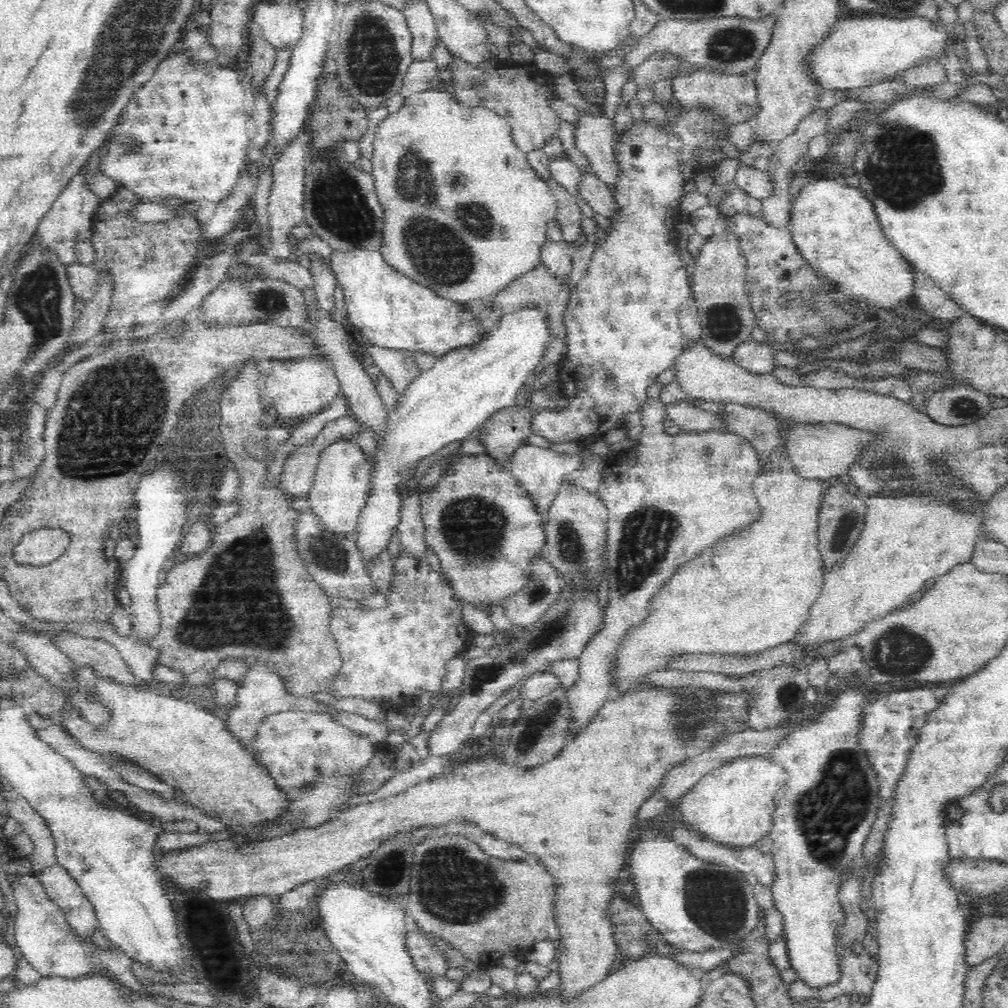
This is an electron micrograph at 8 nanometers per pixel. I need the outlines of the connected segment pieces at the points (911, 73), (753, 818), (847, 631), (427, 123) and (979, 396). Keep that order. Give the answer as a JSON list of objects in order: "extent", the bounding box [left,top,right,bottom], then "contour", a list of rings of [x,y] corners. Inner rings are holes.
[{"extent":[897,58,947,88],"contour":[[[926,58],[924,62],[906,68],[897,79],[916,88],[934,87],[943,84],[947,80],[947,74],[938,58]]]},{"extent":[676,755,786,849],"contour":[[[764,755],[734,759],[702,776],[686,794],[676,801],[681,818],[678,820],[686,829],[698,833],[704,839],[724,847],[744,849],[754,845],[770,832],[772,814],[774,814],[774,796],[780,788],[784,788],[784,784],[786,784],[786,772],[772,762],[772,757]]]},{"extent":[783,496,982,669],"contour":[[[902,496],[902,498],[868,498],[865,499],[867,511],[865,523],[849,554],[831,570],[825,568],[822,575],[822,590],[812,604],[806,622],[798,628],[790,643],[796,647],[798,656],[783,666],[792,669],[806,669],[814,661],[823,658],[821,646],[830,641],[845,639],[862,630],[866,622],[886,616],[888,612],[898,609],[898,606],[906,606],[920,588],[924,588],[926,580],[946,574],[952,566],[969,562],[972,559],[974,544],[978,538],[982,538],[980,522],[982,514],[974,510],[972,514],[964,514],[954,510],[948,500],[940,498],[916,498],[916,496]]]},{"extent":[371,87,558,303],"contour":[[[450,87],[446,91],[434,89],[428,92],[413,94],[405,98],[403,107],[394,113],[390,113],[378,126],[373,142],[373,155],[371,166],[375,189],[379,201],[385,212],[385,228],[383,231],[381,253],[385,261],[398,272],[412,278],[424,286],[430,287],[434,292],[444,298],[456,302],[467,303],[471,300],[488,299],[498,294],[505,286],[508,286],[516,277],[530,272],[541,263],[542,245],[546,240],[546,230],[549,223],[555,220],[558,202],[552,194],[549,185],[540,180],[535,170],[528,163],[525,152],[520,151],[512,138],[510,125],[504,117],[498,115],[490,108],[478,106],[464,106],[456,100],[455,93]]]},{"extent":[925,385,992,426],"contour":[[[964,385],[932,393],[926,398],[925,405],[928,417],[945,426],[977,422],[992,410],[985,392]]]}]

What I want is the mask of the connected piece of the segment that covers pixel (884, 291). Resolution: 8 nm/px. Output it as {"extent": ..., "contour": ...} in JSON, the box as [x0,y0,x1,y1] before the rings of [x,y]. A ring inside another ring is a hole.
{"extent":[788,178,965,320],"contour":[[[817,178],[804,185],[794,203],[790,204],[788,222],[792,241],[798,247],[798,252],[808,264],[814,267],[818,276],[834,283],[839,291],[865,298],[869,306],[884,314],[887,310],[904,304],[914,295],[918,304],[922,306],[922,310],[931,317],[953,320],[965,315],[963,308],[958,306],[939,286],[936,286],[934,279],[913,269],[901,252],[889,244],[876,220],[874,205],[858,188],[852,188],[847,183],[834,178]]]}

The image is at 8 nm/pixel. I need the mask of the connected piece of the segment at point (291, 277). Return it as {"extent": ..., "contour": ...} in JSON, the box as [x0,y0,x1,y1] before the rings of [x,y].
{"extent":[241,254,315,289],"contour":[[[262,254],[242,257],[241,262],[247,262],[247,264],[259,268],[269,278],[283,280],[298,289],[315,287],[311,270],[302,266],[295,259],[275,259]]]}

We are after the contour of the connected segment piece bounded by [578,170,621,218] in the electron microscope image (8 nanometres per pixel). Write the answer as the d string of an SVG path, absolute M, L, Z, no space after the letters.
M590 170L587 173L582 172L578 193L595 213L602 216L610 218L621 211L610 187Z

